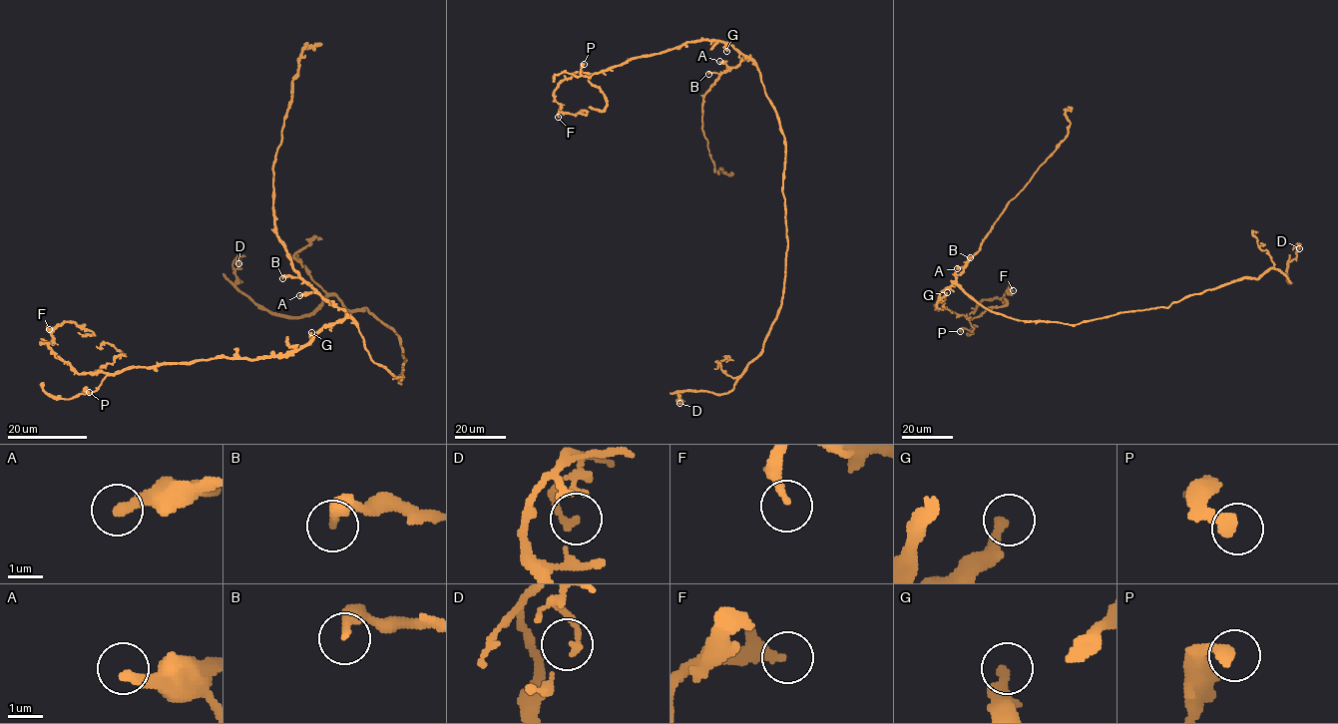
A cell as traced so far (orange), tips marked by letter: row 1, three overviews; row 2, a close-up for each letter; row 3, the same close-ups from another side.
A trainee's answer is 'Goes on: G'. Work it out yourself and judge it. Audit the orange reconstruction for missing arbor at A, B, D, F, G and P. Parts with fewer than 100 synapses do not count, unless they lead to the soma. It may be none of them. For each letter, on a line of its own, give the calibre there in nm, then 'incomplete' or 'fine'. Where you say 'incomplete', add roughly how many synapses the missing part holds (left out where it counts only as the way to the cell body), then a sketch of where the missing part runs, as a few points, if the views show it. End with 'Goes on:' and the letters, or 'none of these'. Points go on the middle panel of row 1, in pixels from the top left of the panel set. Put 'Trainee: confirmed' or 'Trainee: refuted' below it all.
A: 340 nm | fine
B: 280 nm | fine
D: 200 nm | fine
F: 260 nm | fine
G: 320 nm | fine
P: 340 nm | fine
Goes on: none of these
Trainee: refuted

